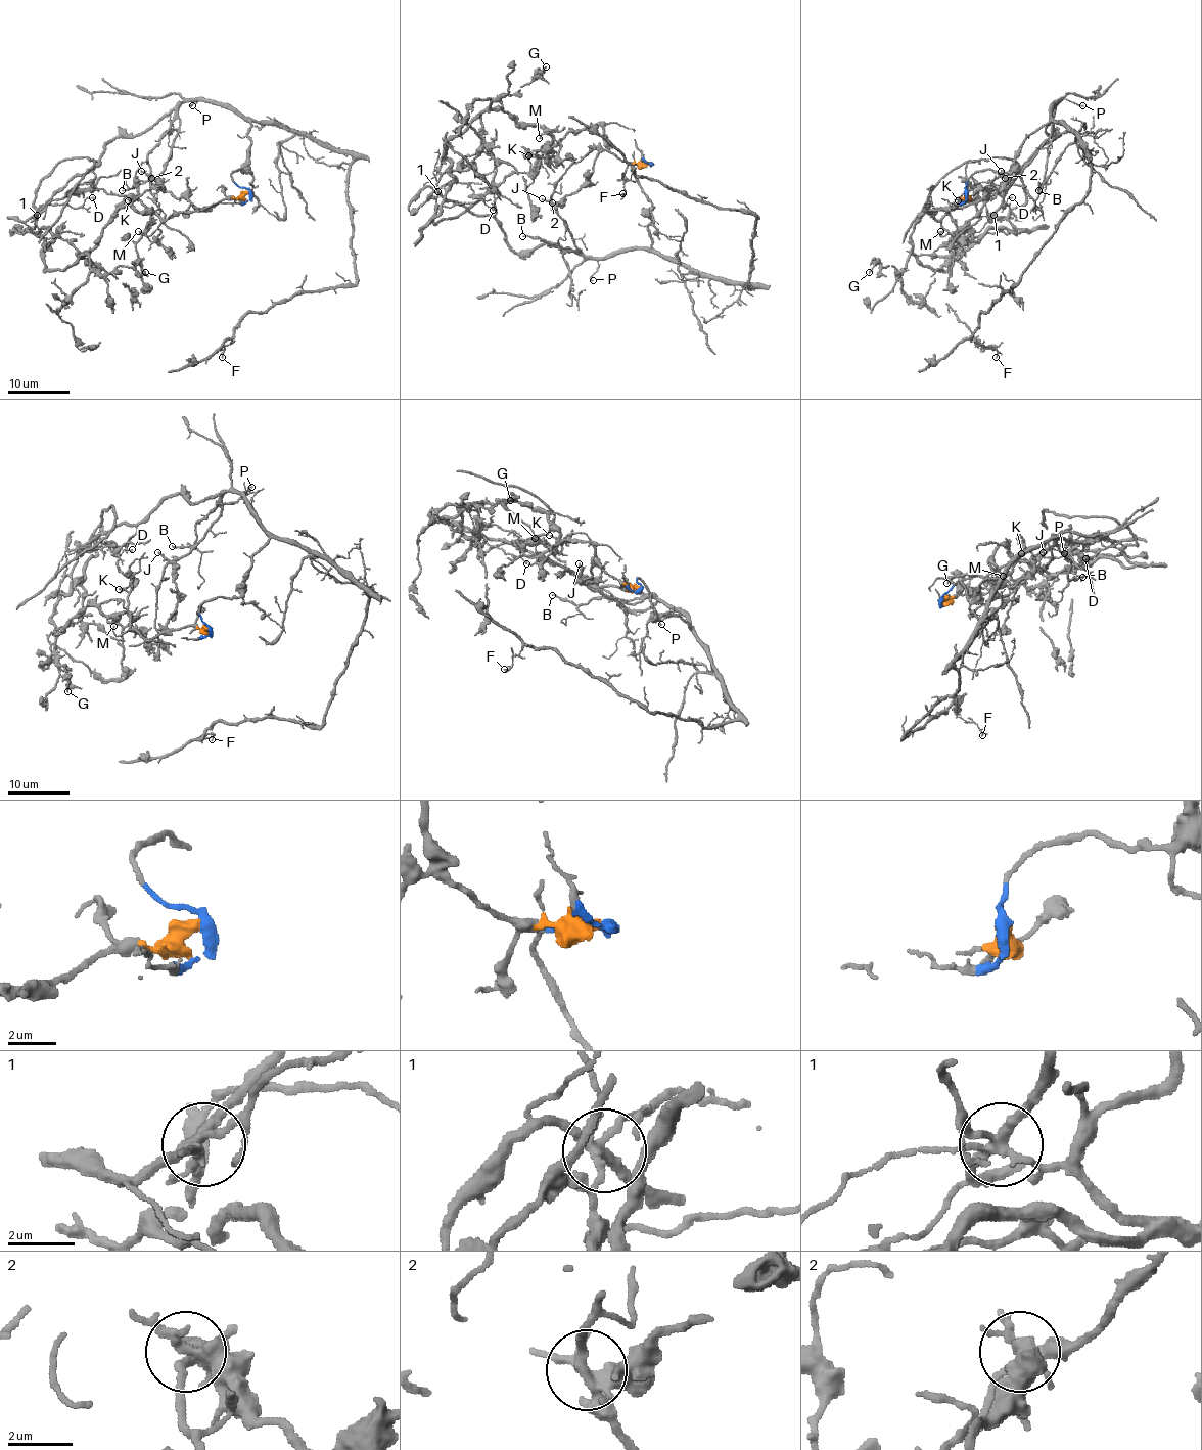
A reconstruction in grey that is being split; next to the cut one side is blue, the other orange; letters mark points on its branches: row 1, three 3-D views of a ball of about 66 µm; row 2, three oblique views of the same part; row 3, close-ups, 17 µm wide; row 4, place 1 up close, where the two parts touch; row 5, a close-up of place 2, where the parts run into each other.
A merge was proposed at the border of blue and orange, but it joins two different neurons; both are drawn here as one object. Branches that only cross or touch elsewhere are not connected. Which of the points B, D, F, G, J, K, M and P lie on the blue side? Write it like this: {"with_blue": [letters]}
{"with_blue": ["B", "F", "P"]}

